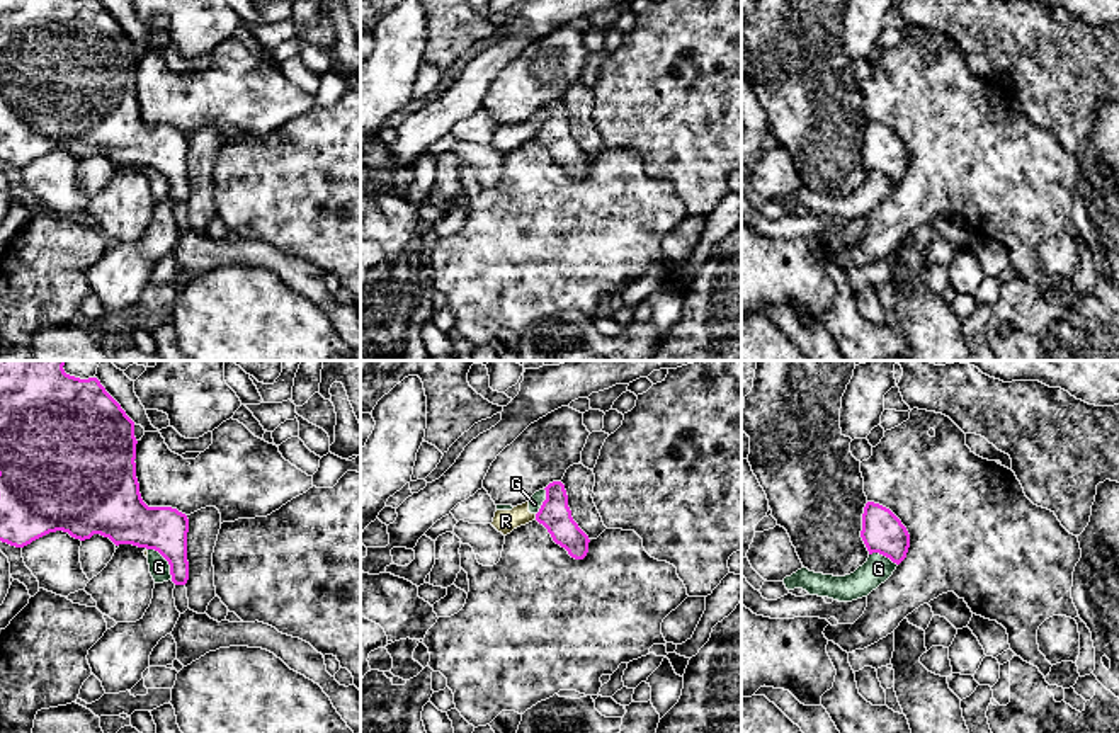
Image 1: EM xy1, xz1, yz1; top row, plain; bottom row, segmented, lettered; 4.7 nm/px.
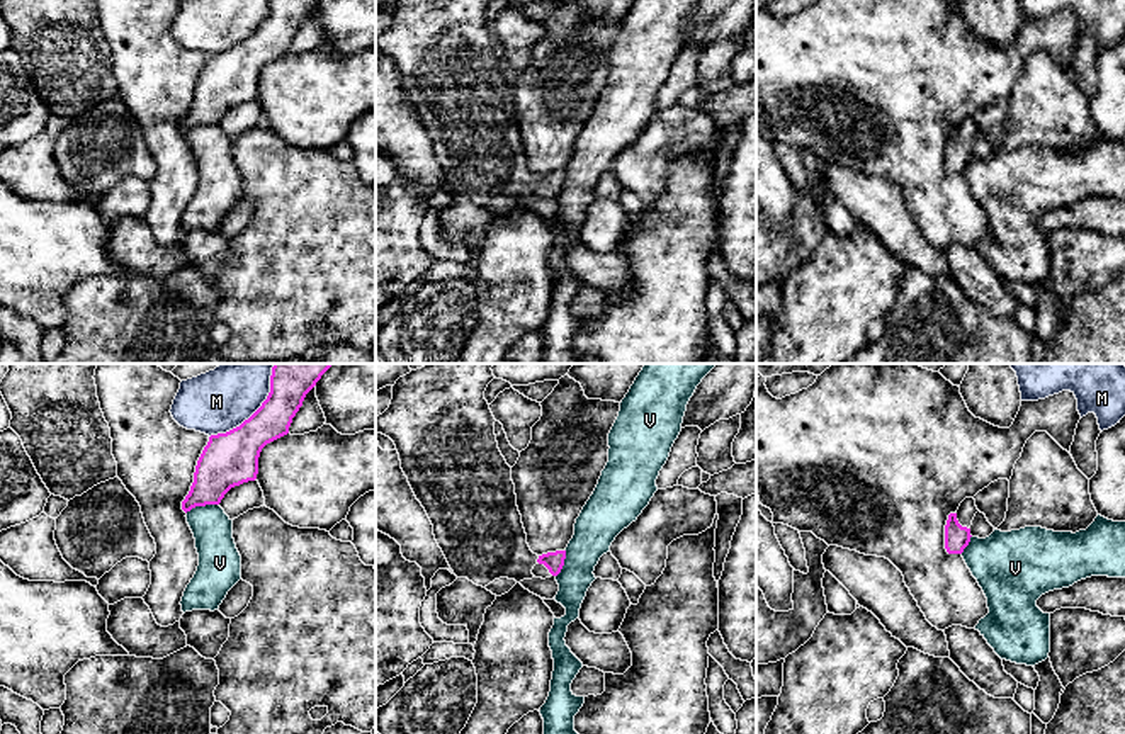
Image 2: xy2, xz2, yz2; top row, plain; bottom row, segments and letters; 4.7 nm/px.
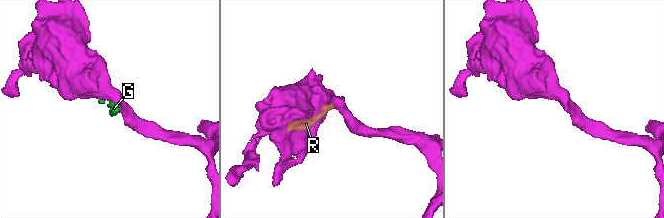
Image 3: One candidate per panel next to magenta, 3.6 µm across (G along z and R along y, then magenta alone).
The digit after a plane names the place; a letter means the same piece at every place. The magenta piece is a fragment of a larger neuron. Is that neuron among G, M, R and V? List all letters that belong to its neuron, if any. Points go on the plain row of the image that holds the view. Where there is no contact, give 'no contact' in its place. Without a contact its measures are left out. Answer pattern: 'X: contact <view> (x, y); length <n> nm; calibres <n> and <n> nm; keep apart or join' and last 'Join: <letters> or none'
G: contact xy1 (165, 177); length 200 nm; calibres 220 and 100 nm; keep apart
M: contact xy2 (248, 38); length 400 nm; calibres 260 and 260 nm; keep apart
R: contact xz1 (536, 136); length 30 nm; calibres 150 and 110 nm; keep apart
V: contact xy2 (201, 124); length 170 nm; calibres 240 and 190 nm; keep apart
Join: none

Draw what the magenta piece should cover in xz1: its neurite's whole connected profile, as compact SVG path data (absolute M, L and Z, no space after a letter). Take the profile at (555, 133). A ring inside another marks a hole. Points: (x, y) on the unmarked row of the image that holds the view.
M553 100L546 107L536 139L551 153L553 160L565 167L575 179L583 179L588 172L588 155L578 146L568 126L568 114L561 100Z

